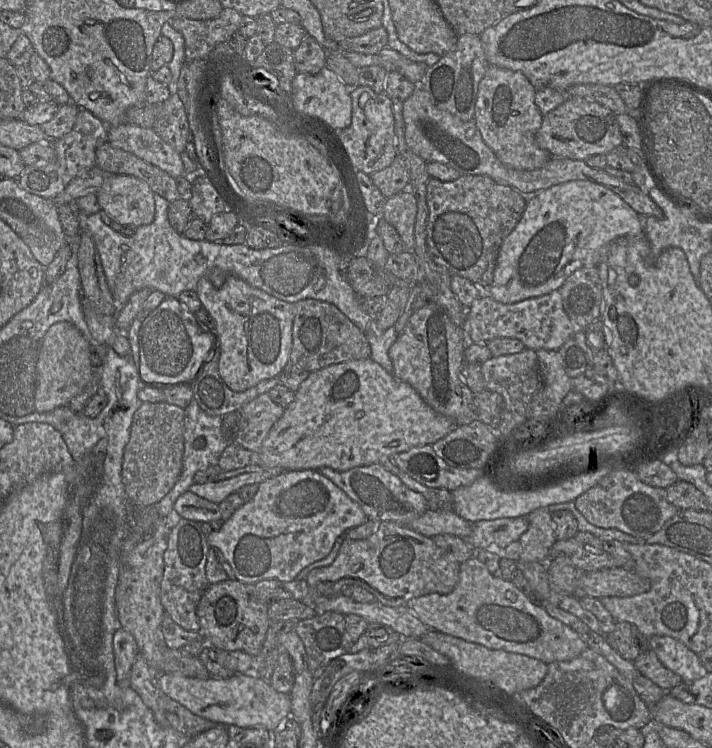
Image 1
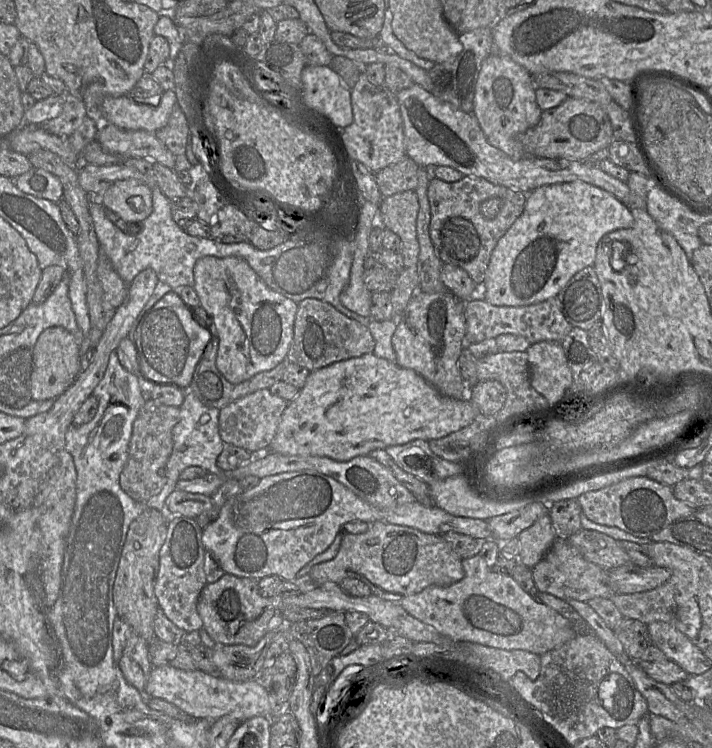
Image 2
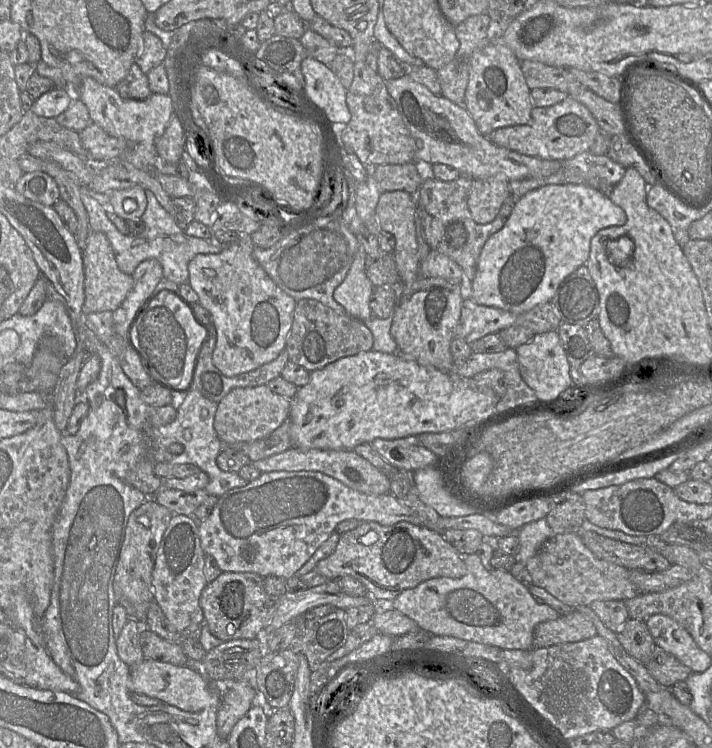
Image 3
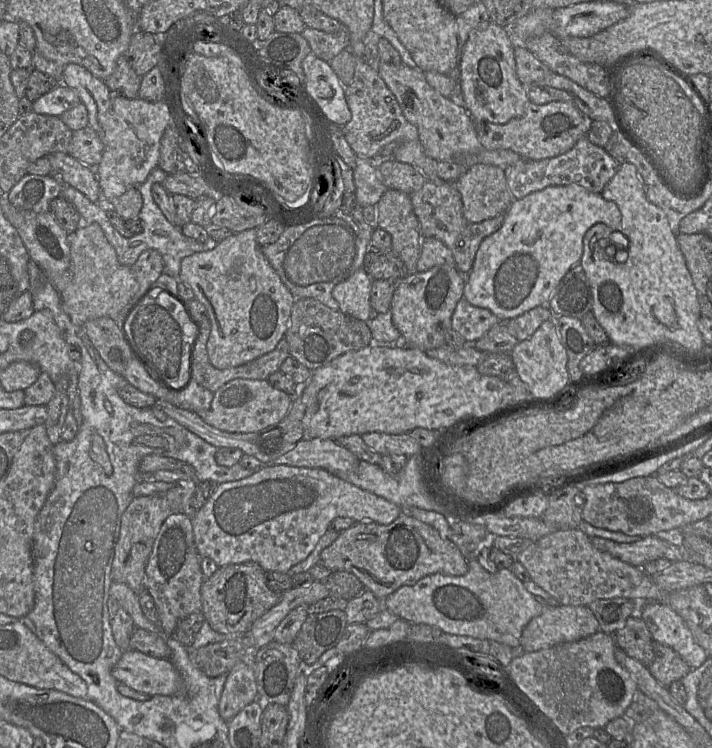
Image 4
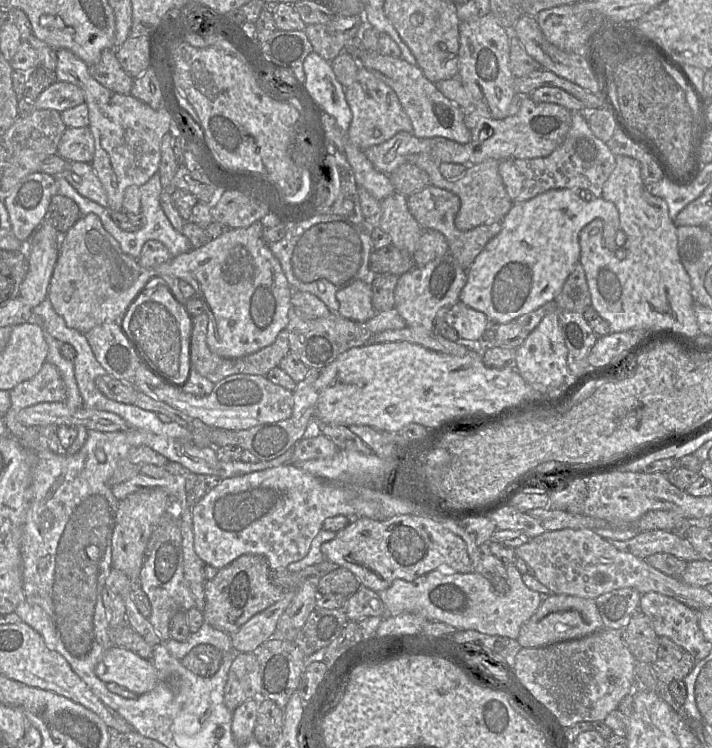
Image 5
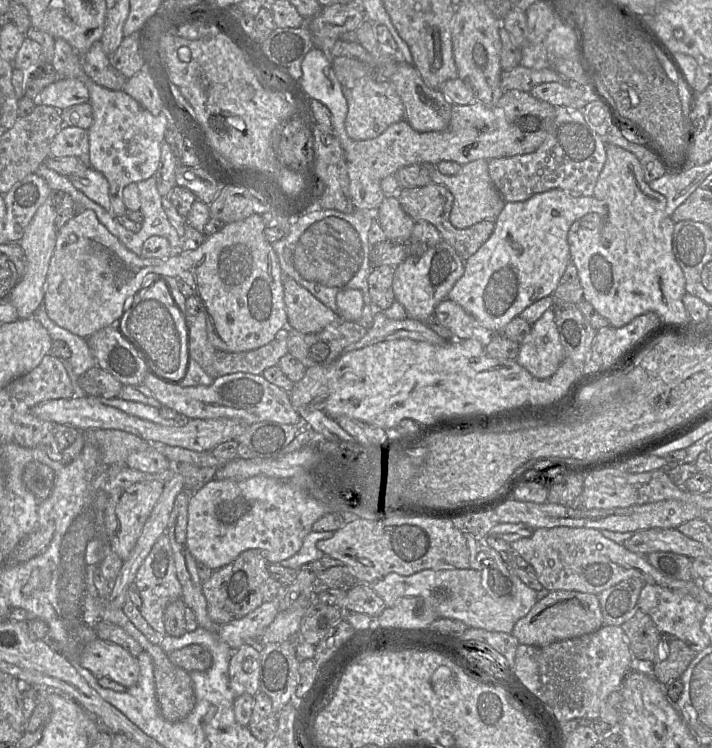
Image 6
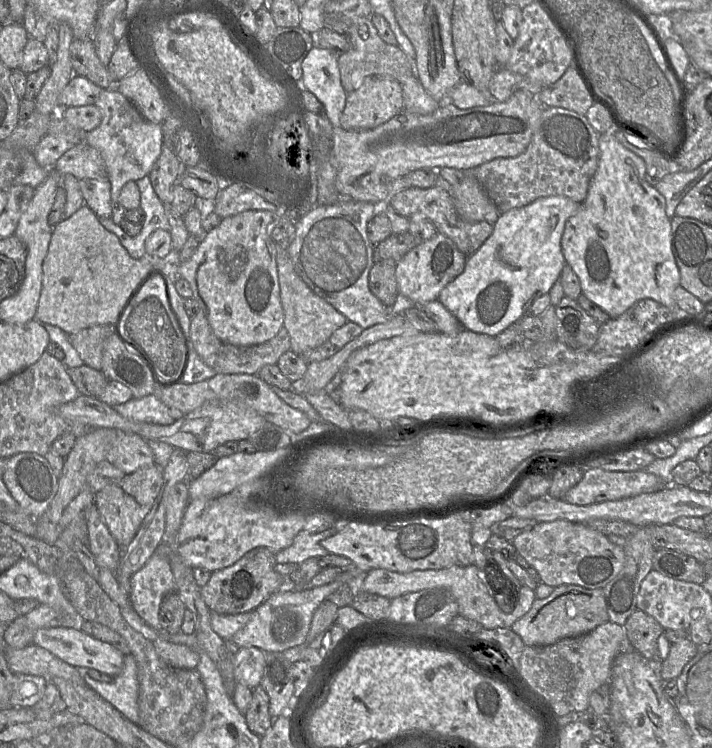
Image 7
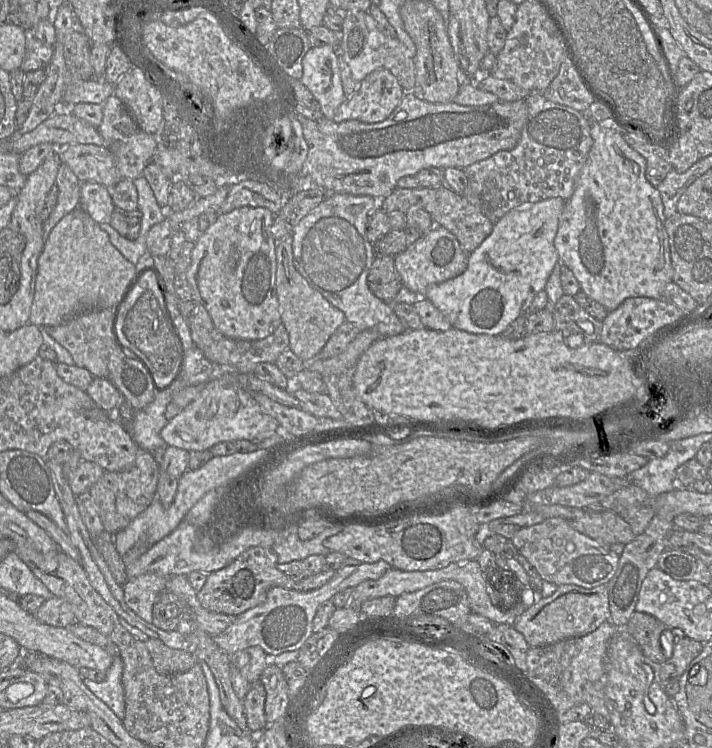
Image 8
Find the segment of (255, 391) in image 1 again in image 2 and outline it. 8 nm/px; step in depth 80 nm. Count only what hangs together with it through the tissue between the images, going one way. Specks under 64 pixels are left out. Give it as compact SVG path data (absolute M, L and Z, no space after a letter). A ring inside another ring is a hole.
M213 325L209 326L209 332L212 336L211 340L207 344L203 355L194 370L189 390L186 391L193 392L196 397L201 401L201 403L203 403L205 406L217 408L220 410L231 402L247 394L250 394L260 389L269 389L273 384L282 380L285 368L290 363L287 358L280 362L275 368L268 371L259 372L250 379L245 380L239 384L232 384L228 382L216 367L215 360L218 348L218 336Z

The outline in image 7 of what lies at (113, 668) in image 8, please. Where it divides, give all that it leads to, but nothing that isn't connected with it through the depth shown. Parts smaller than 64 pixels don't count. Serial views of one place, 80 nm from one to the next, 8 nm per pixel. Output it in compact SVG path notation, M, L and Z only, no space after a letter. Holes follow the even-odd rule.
M124 655L121 673L113 677L109 683L95 681L84 675L84 671L82 671L82 675L86 685L111 704L125 718L139 725L139 683L136 662L132 655Z

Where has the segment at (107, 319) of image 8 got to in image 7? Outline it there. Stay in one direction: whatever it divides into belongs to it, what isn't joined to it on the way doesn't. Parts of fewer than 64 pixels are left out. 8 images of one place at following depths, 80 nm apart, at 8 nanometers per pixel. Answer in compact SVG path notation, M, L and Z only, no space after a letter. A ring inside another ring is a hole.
M95 325L68 335L84 365L101 371L104 343L113 333L116 333L115 325Z

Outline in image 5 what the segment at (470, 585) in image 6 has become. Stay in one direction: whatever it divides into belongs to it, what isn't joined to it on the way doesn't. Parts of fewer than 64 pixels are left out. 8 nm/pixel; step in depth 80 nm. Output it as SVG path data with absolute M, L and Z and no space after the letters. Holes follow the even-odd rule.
M506 567L509 593L496 594L493 581L503 579L487 572L490 579L477 572L458 573L451 569L434 570L414 581L401 579L378 592L390 616L401 613L420 615L429 621L439 621L457 630L475 630L487 635L504 636L517 640L521 626L528 621L542 604L540 593L529 589L522 581L522 575L515 567Z

